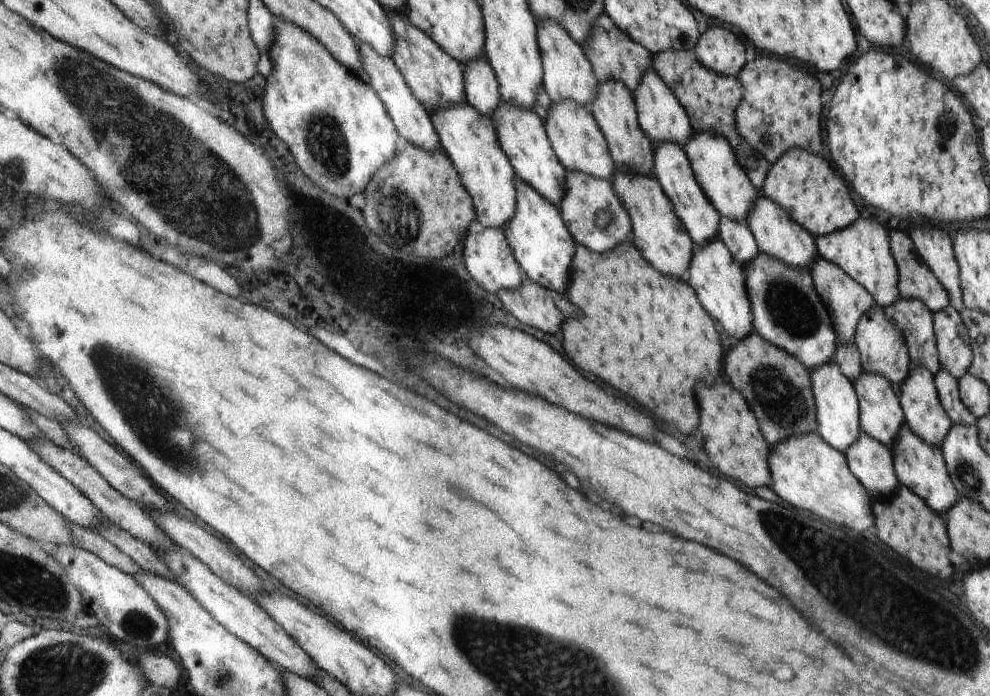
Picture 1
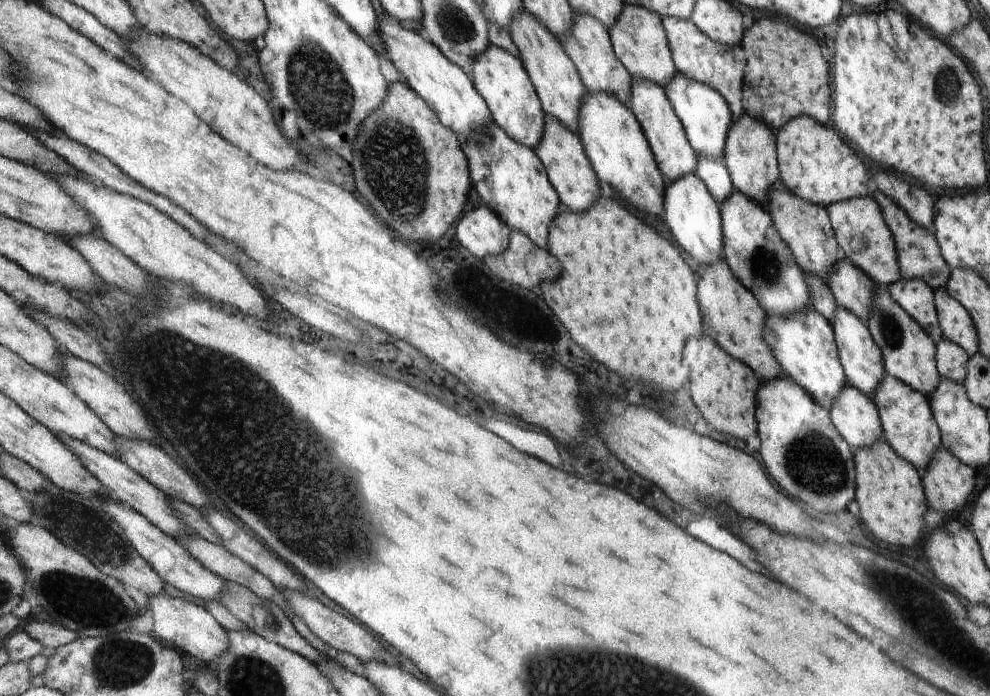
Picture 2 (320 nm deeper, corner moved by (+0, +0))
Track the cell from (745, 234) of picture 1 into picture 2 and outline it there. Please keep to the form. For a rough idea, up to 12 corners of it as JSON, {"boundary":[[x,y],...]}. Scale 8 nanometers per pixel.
{"boundary":[[698,156],[697,175],[720,204],[734,190],[725,158]]}

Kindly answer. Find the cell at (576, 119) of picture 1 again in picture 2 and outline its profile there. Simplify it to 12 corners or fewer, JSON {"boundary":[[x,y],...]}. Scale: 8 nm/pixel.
{"boundary":[[525,8],[509,26],[546,114],[578,134],[586,86]]}

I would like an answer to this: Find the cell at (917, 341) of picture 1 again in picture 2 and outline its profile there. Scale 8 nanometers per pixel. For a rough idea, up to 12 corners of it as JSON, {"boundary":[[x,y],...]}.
{"boundary":[[919,278],[888,286],[891,297],[936,344],[943,338],[931,286]]}

